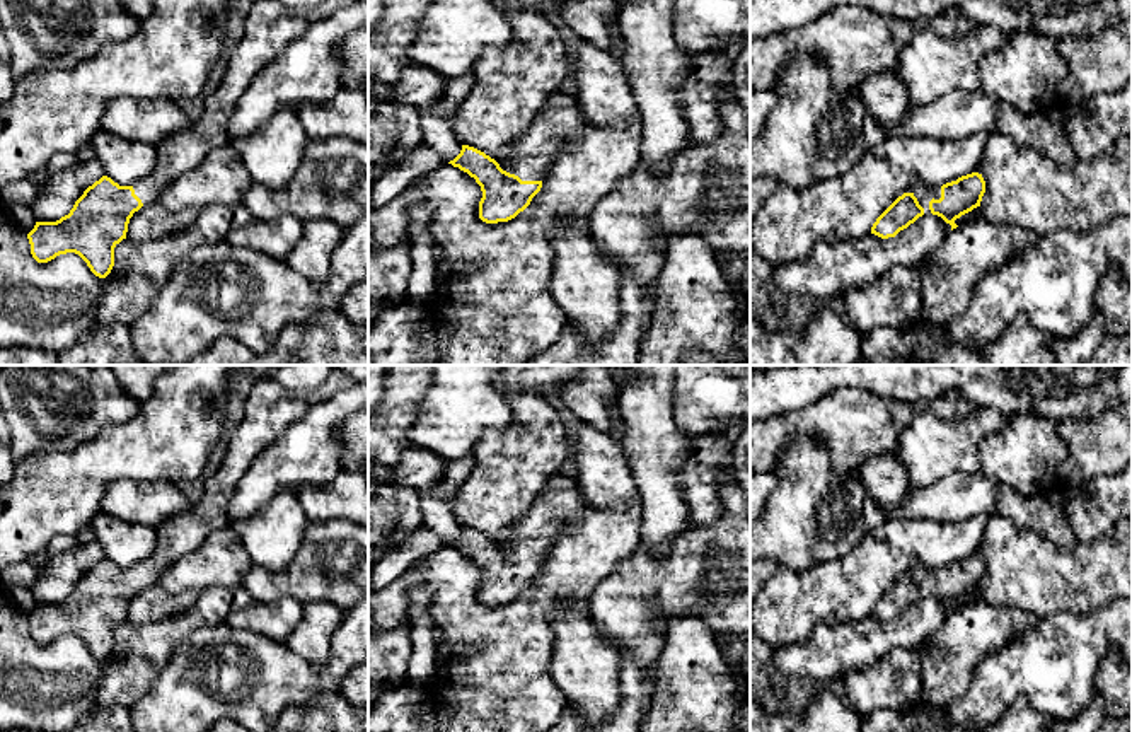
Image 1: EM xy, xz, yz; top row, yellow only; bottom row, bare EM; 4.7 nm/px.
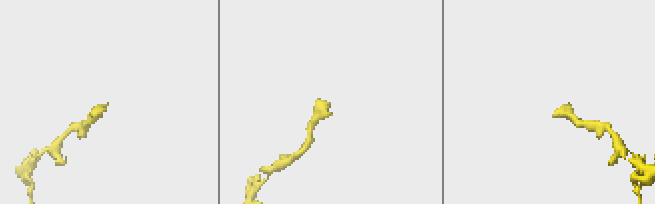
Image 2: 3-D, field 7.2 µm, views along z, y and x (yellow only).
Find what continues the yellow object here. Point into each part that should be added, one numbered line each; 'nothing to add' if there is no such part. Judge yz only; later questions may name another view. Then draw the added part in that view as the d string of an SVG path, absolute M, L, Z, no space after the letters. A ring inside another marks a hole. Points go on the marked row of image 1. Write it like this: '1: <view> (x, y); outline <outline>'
1: yz (924, 195); outline M931 186L931 188L917 188L912 191L917 198L919 205L924 208L924 213L931 213L929 201L941 198L941 186Z

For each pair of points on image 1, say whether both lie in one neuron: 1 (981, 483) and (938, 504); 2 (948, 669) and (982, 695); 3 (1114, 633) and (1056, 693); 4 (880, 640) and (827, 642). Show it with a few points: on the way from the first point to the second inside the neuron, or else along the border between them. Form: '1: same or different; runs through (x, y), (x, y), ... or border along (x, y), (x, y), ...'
1: same; runs through (970, 493), (948, 500)
2: different; border along (993, 650), (974, 669), (967, 691), (936, 707)
3: same; runs through (1098, 644), (1064, 678)
4: same; runs through (866, 642), (841, 642)

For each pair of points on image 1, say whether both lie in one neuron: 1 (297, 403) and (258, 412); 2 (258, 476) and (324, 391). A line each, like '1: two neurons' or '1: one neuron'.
1: one neuron
2: two neurons

